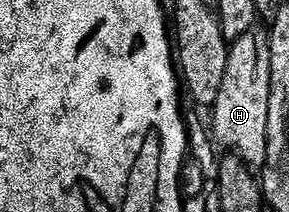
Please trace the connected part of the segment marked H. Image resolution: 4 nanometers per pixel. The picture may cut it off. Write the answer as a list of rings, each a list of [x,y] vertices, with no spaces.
[[[252,26],[230,41],[225,75],[217,89],[217,98],[209,106],[209,132],[214,143],[242,158],[248,166],[262,165],[265,158],[265,121],[269,114],[269,46],[266,31]]]

